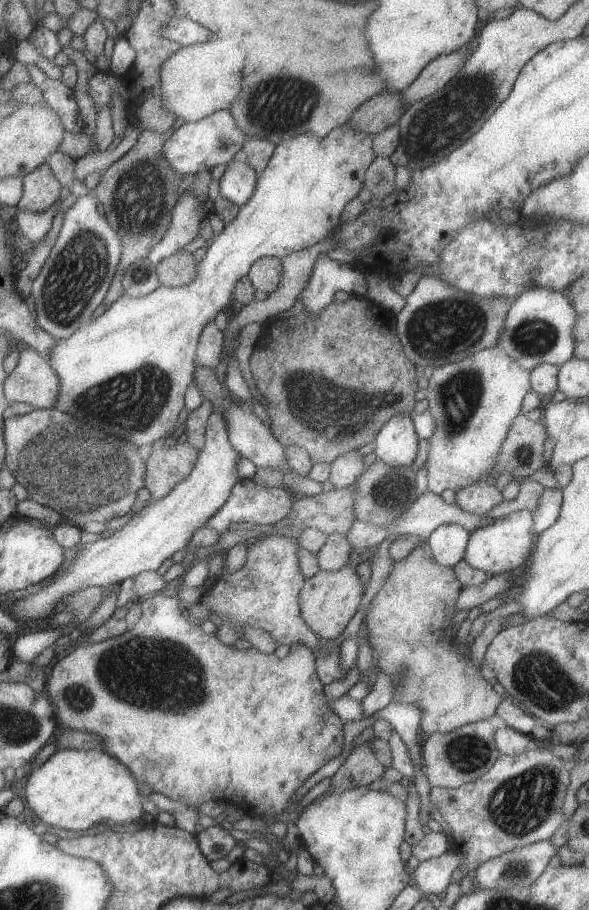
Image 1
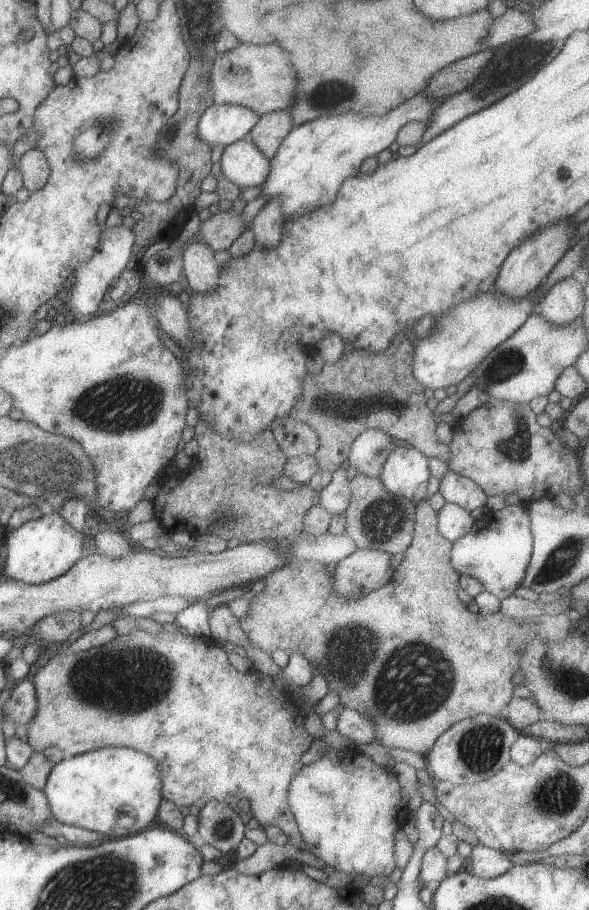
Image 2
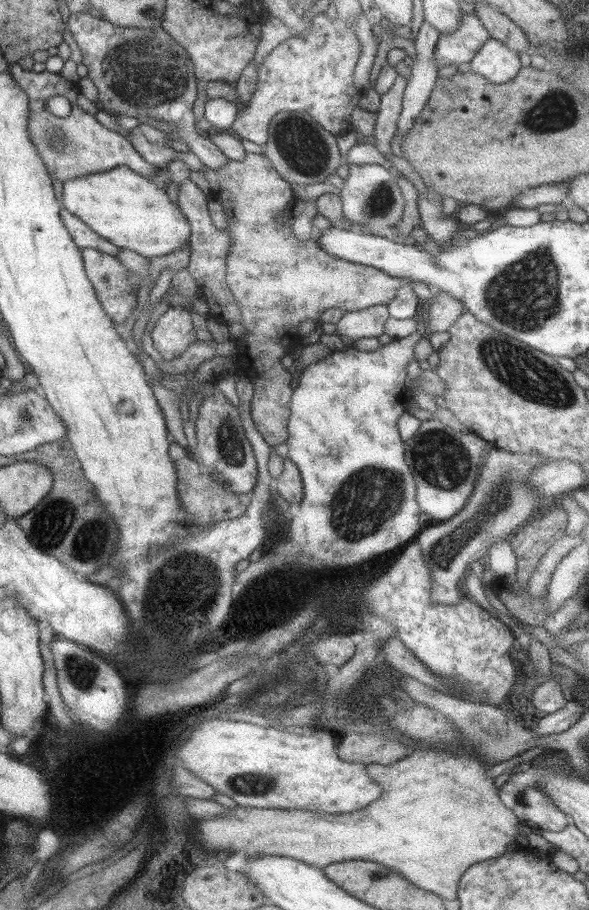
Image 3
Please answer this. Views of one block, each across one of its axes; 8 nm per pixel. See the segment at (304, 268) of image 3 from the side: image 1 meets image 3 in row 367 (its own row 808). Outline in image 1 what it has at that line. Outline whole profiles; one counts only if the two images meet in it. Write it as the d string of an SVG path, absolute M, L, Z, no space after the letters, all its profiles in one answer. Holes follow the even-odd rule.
M157 593L141 599L142 615L131 630L126 630L120 636L79 646L67 656L56 662L47 683L48 696L54 704L57 722L64 728L90 732L100 736L104 752L118 758L132 772L138 783L150 786L152 793L160 793L188 806L201 806L210 800L231 802L243 813L258 818L269 818L282 814L292 802L296 790L304 782L320 770L332 758L341 754L344 748L344 724L335 712L330 710L328 700L324 695L323 684L316 672L315 656L304 644L290 645L289 653L284 658L278 658L274 653L262 654L256 648L236 650L220 642L219 637L204 632L201 622L191 623L185 611L182 611L180 600L175 594L164 596Z

